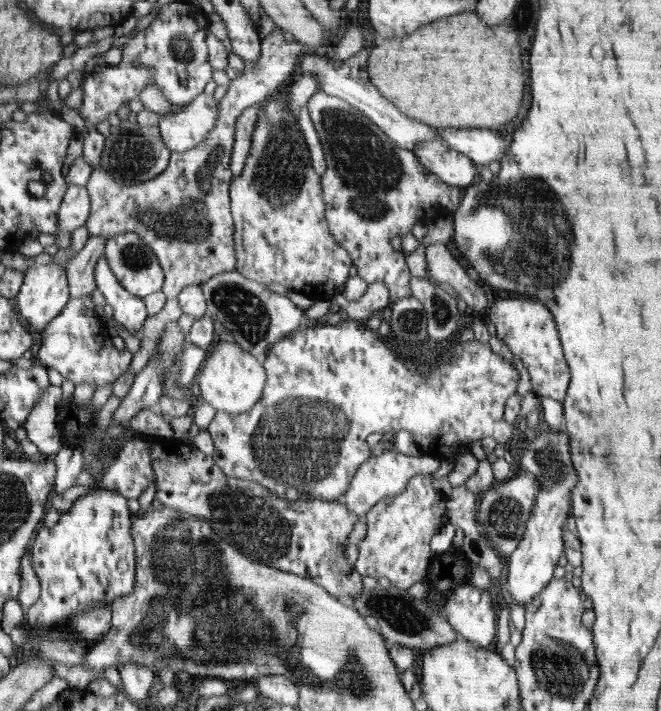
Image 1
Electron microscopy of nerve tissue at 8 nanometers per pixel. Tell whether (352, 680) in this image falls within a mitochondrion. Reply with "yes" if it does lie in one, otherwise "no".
yes

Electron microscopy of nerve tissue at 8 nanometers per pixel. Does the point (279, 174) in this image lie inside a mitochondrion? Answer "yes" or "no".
yes

